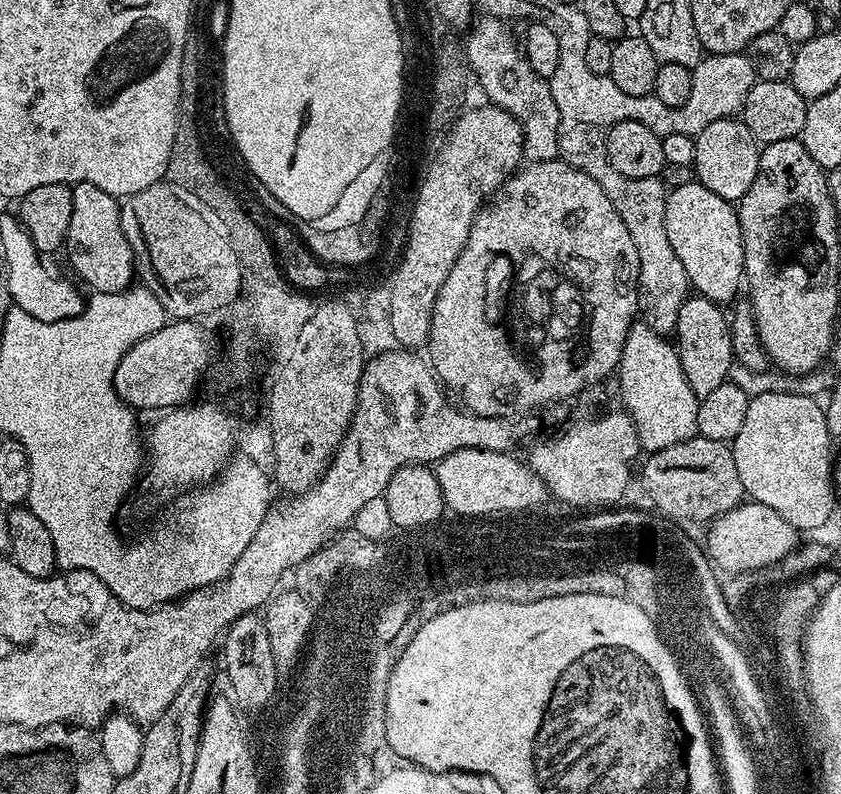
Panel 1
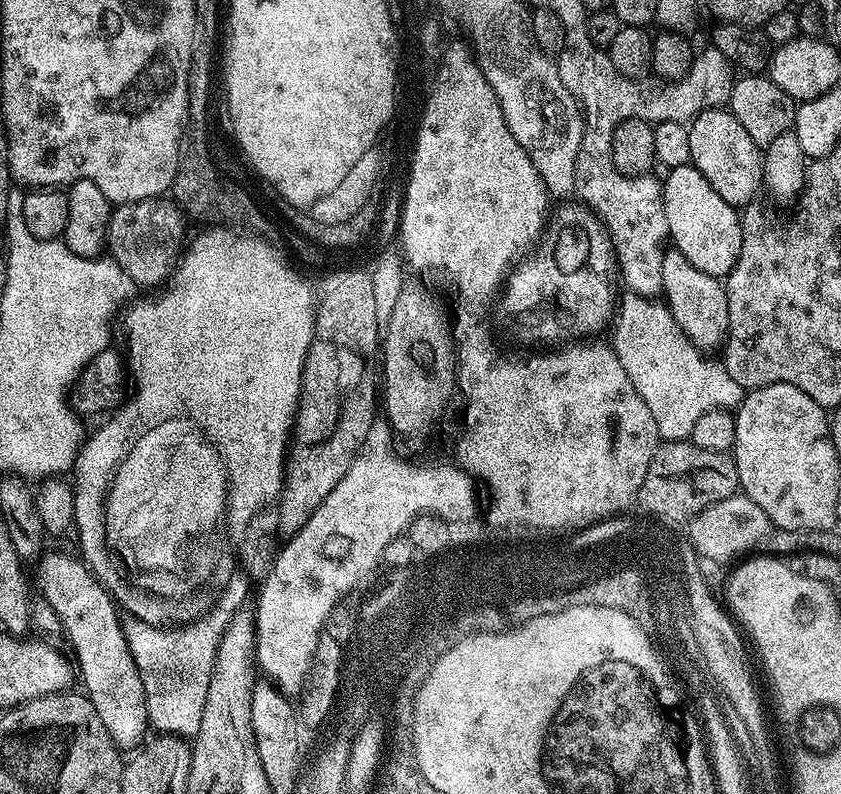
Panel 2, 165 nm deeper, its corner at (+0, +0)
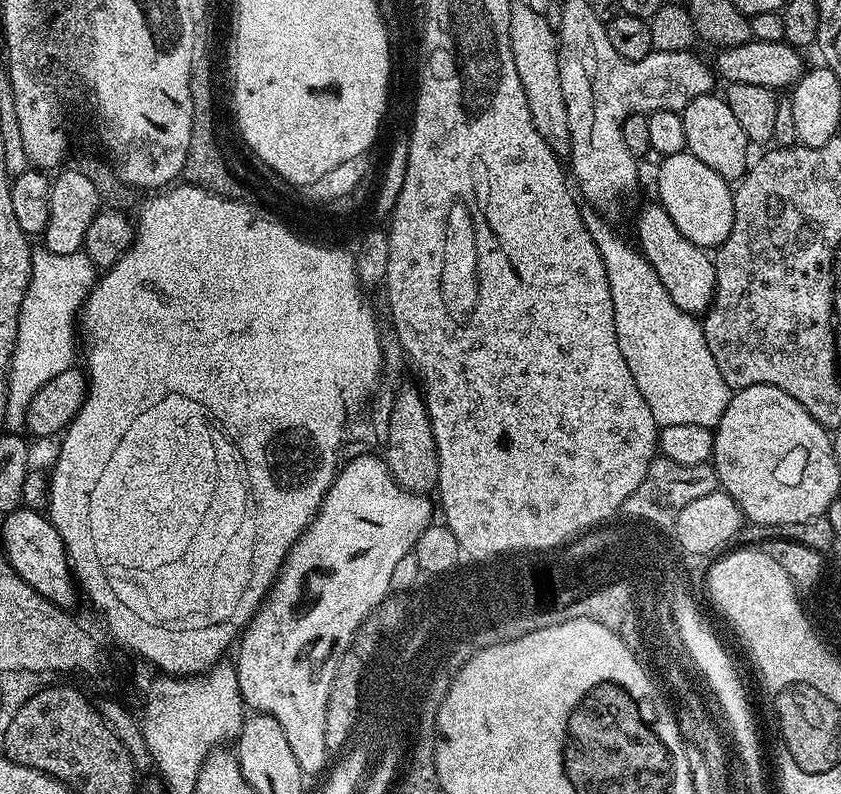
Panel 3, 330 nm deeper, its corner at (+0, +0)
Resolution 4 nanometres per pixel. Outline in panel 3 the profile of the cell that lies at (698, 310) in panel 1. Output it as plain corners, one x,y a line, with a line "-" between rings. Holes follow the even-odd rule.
659,202
646,205
637,214
636,240
640,255
652,263
658,278
662,278
662,286
666,286
666,294
674,298
674,304
683,312
707,313
716,293
716,266
713,257
705,249
690,242
690,238
686,238
686,234
674,226
674,218
666,214

